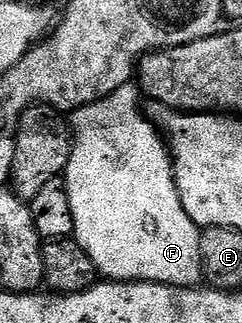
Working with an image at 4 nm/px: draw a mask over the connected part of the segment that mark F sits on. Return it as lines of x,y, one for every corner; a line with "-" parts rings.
131,83
120,87
112,95
108,95
103,101
97,101
86,105
83,109
73,110
68,125
72,130
72,144
70,147
70,162
66,165
64,180
66,194
72,203
72,215
74,216
73,240
78,242
84,252
92,259
92,263
98,269
103,278
111,281
154,281
158,285
176,285
180,289
188,289
197,286
203,280
202,260
200,259
200,225
190,218
191,210
182,202
180,186
174,182
174,162
170,150
159,130
144,116
143,110
138,109
138,97
140,89
137,84

